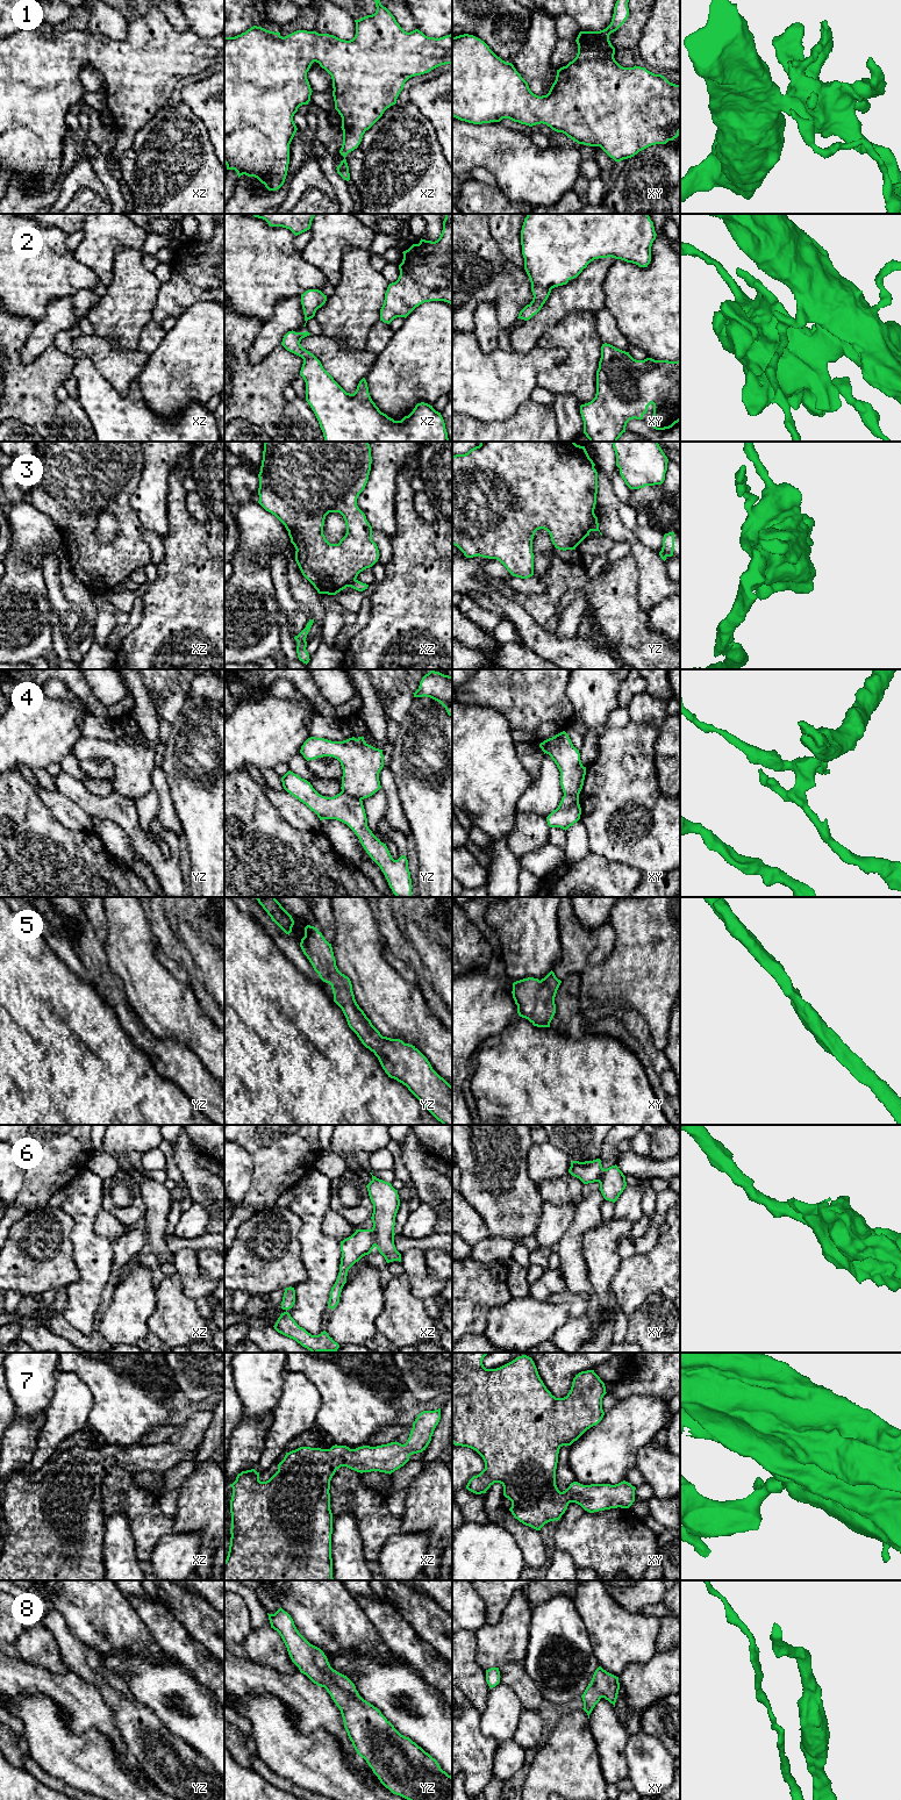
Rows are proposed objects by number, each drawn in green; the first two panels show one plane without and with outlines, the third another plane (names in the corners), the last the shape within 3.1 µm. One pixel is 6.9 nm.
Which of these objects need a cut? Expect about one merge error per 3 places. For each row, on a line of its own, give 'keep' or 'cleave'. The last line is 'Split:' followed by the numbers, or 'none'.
1: keep
2: keep
3: keep
4: cleave
5: keep
6: cleave
7: keep
8: keep
Split: 4, 6

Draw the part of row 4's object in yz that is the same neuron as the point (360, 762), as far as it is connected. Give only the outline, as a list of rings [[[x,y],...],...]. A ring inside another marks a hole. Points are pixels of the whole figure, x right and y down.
[[[310,737],[301,746],[300,753],[307,761],[323,756],[337,759],[343,769],[341,789],[349,796],[364,799],[381,788],[382,750],[366,744],[364,737],[343,741]]]

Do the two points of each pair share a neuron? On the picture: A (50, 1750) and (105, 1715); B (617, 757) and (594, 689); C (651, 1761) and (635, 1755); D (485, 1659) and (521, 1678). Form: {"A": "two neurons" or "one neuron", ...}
{"A": "two neurons", "B": "two neurons", "C": "one neuron", "D": "two neurons"}

